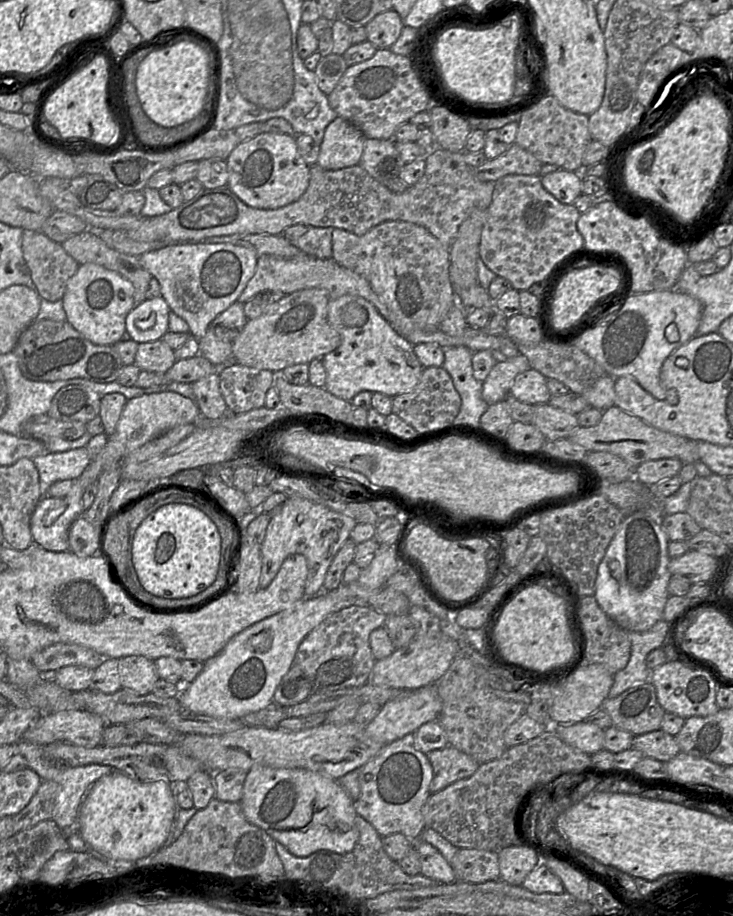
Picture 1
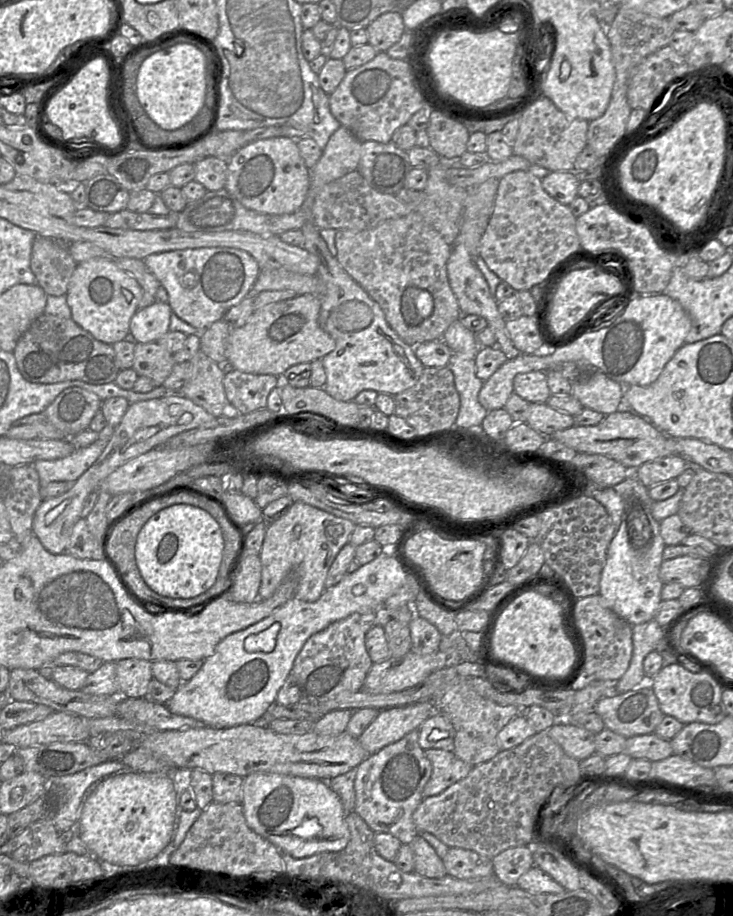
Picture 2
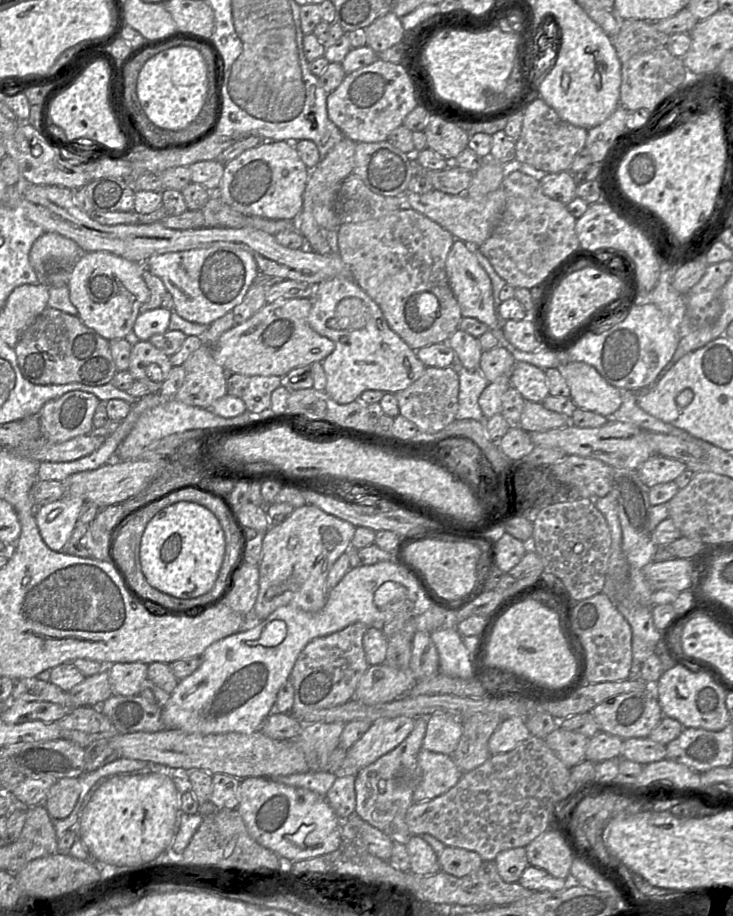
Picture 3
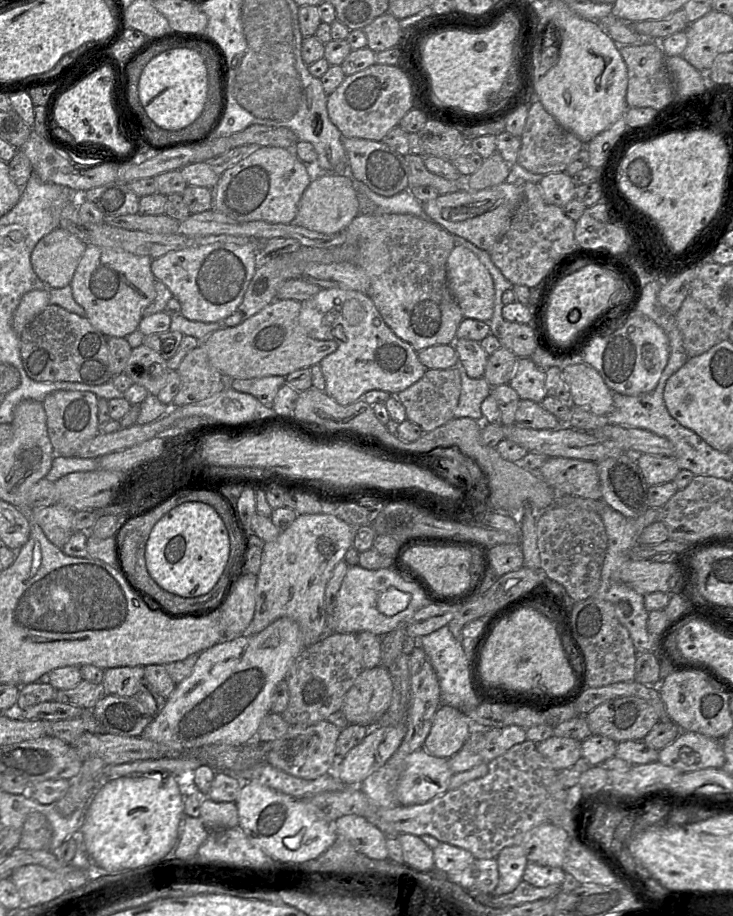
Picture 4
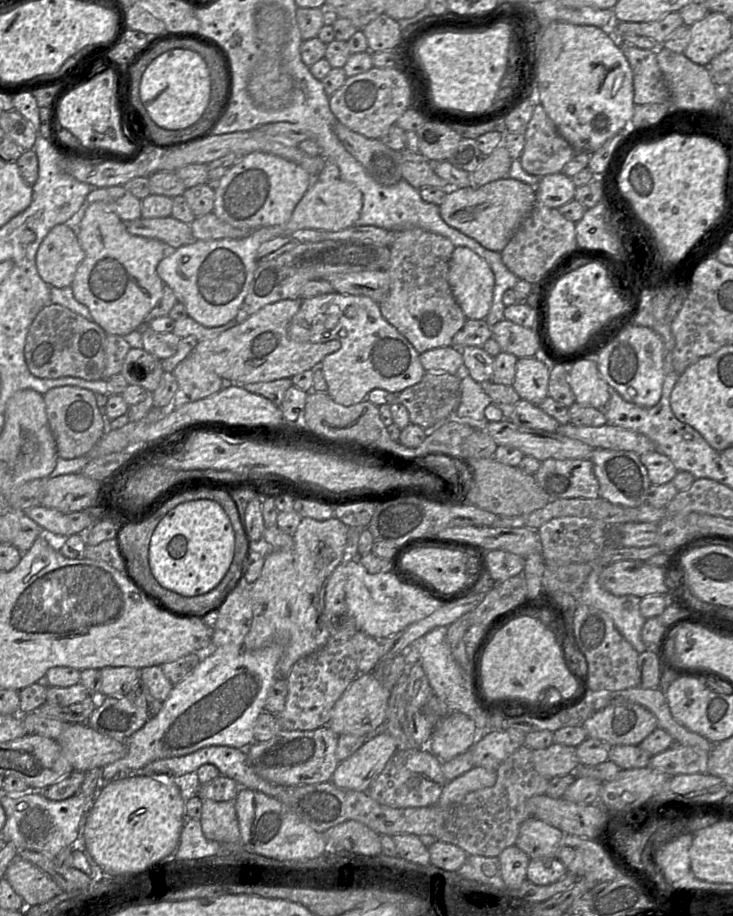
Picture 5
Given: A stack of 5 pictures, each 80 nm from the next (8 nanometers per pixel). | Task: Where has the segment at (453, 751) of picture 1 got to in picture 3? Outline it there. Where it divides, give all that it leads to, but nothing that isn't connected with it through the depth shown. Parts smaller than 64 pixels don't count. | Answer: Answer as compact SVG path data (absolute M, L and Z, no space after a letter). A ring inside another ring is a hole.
M421 748L418 753L421 781L413 793L413 803L430 801L454 787L463 775L452 756Z

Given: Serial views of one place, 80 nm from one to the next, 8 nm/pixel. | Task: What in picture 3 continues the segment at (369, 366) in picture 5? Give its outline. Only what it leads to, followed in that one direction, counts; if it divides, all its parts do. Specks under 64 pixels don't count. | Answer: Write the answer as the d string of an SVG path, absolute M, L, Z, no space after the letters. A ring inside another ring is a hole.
M336 276L314 288L308 316L310 327L335 343L334 351L321 363L326 375L326 394L339 404L359 399L366 390L396 394L425 371L416 352L390 329L380 307L351 277Z

